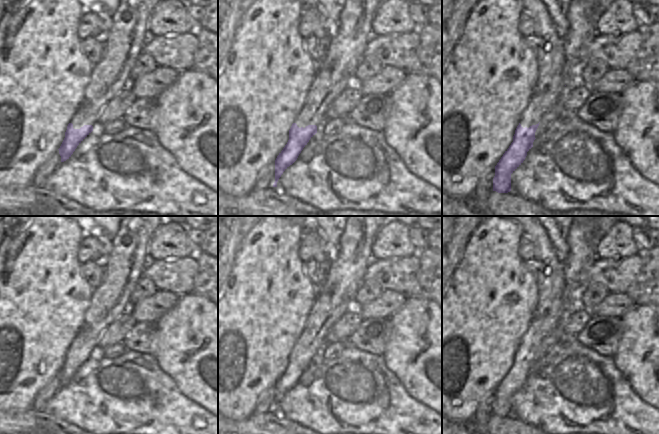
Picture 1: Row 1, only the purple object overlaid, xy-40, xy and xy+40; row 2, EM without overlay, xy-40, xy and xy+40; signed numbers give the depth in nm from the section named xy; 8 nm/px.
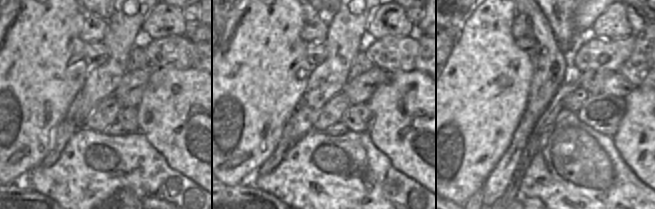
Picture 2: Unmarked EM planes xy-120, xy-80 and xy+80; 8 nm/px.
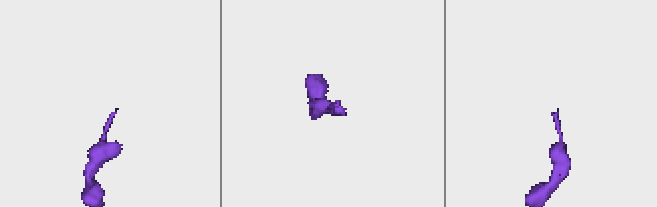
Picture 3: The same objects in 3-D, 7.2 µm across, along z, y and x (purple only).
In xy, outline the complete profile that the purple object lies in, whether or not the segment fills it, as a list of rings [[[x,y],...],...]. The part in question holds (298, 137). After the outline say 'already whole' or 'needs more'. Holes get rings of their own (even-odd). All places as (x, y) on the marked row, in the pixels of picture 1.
[[[345,0],[345,6],[339,16],[337,28],[333,32],[333,36],[329,41],[329,49],[325,59],[320,63],[315,78],[309,88],[305,104],[295,119],[289,130],[289,140],[283,150],[279,153],[275,160],[275,182],[273,187],[277,187],[277,182],[283,172],[292,165],[298,158],[303,148],[309,140],[320,131],[323,124],[327,120],[325,114],[329,106],[352,84],[355,83],[355,70],[363,58],[367,42],[373,35],[371,23],[379,8],[385,0]]] | needs more

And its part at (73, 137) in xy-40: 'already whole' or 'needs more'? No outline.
needs more

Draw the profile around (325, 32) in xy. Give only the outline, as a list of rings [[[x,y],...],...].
[[[321,12],[321,16],[319,18],[319,30],[313,35],[322,41],[330,41],[334,30],[335,29],[329,24],[325,14]]]

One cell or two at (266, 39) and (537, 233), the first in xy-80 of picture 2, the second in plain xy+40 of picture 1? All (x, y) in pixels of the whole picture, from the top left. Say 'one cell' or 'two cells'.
two cells

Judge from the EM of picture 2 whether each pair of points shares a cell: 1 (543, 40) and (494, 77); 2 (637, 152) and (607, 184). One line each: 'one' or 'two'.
1: two
2: two

